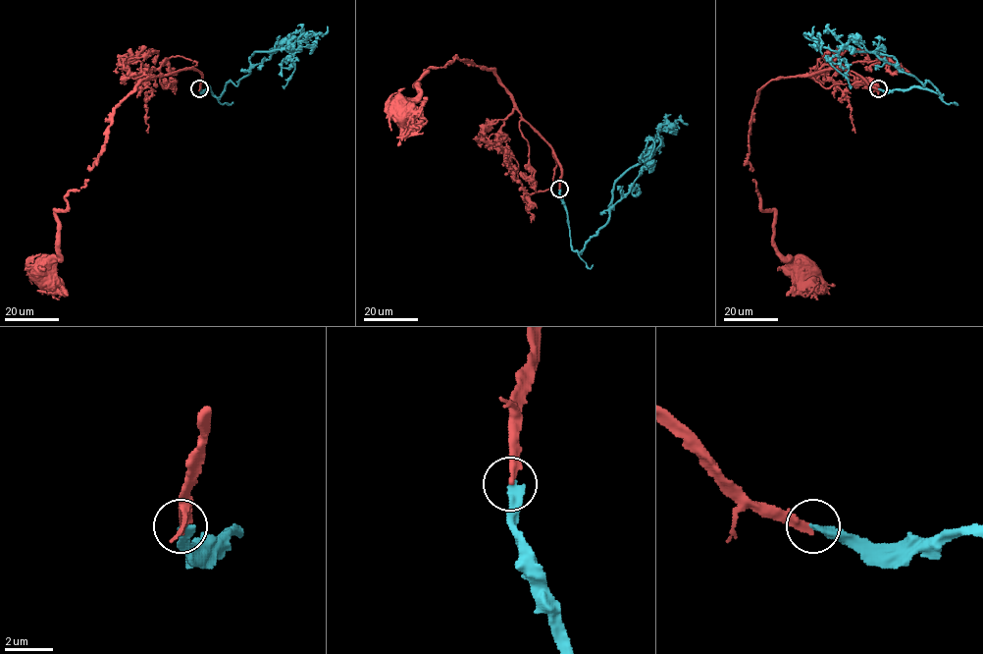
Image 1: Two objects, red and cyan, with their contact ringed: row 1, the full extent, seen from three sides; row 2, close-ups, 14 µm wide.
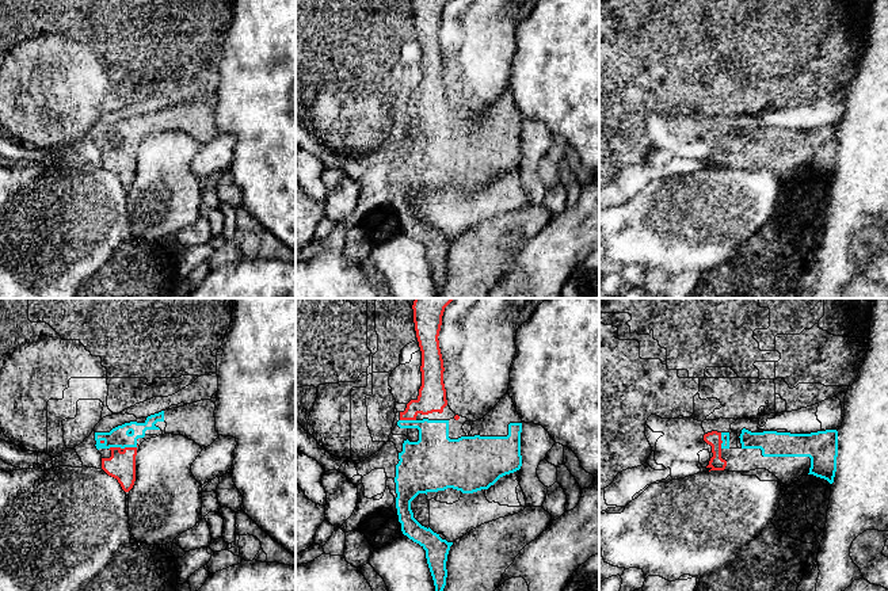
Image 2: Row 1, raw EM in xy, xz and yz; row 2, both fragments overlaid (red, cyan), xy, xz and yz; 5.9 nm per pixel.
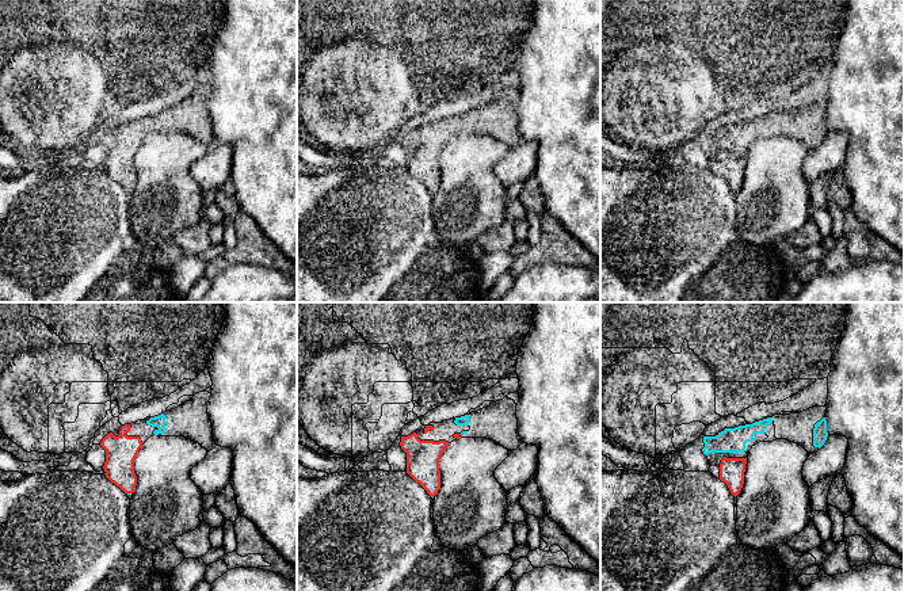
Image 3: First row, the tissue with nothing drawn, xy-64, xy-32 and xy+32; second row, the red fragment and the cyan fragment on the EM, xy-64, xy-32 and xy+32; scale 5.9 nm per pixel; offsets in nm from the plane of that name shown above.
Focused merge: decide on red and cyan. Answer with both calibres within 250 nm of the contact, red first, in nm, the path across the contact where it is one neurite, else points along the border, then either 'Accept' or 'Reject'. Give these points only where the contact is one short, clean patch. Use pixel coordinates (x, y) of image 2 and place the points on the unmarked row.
Thickness 170 nm (red) against 120 nm. Accept

